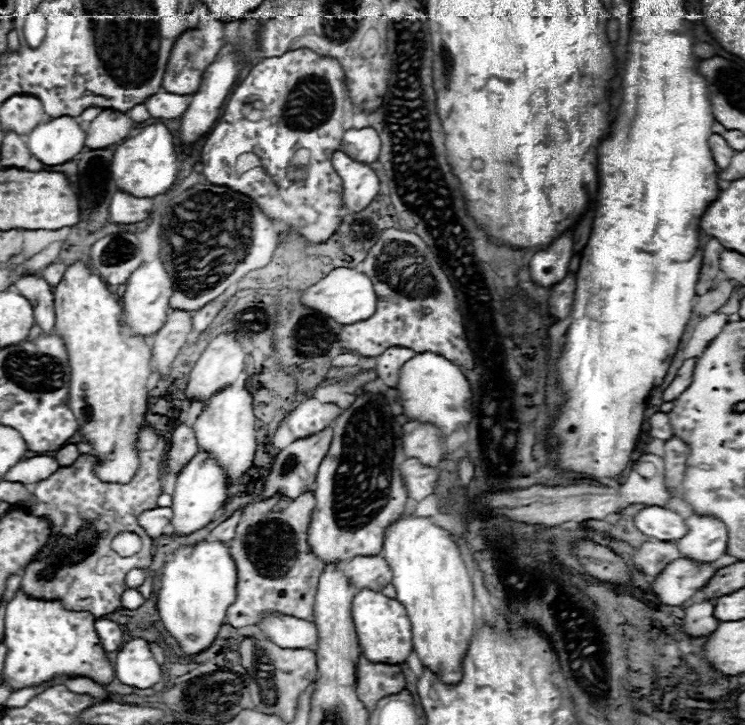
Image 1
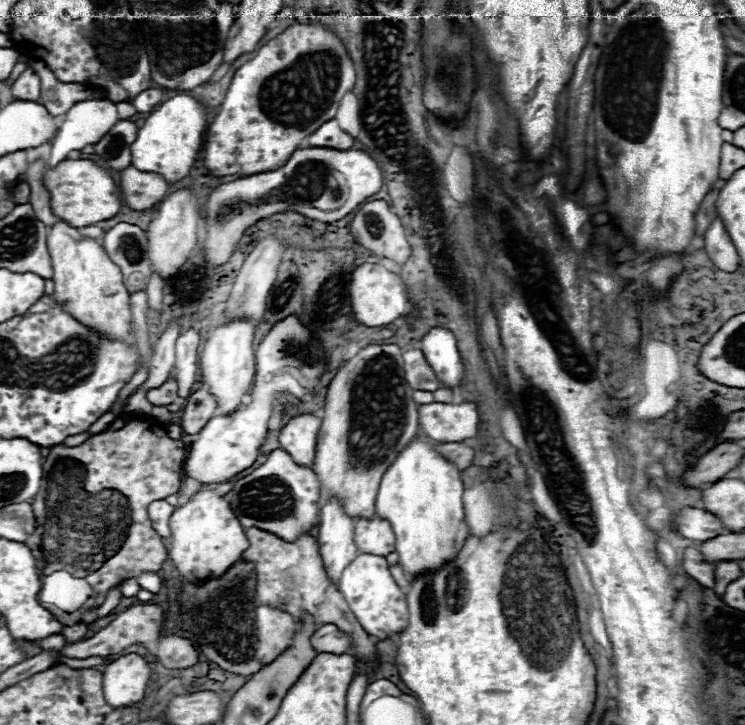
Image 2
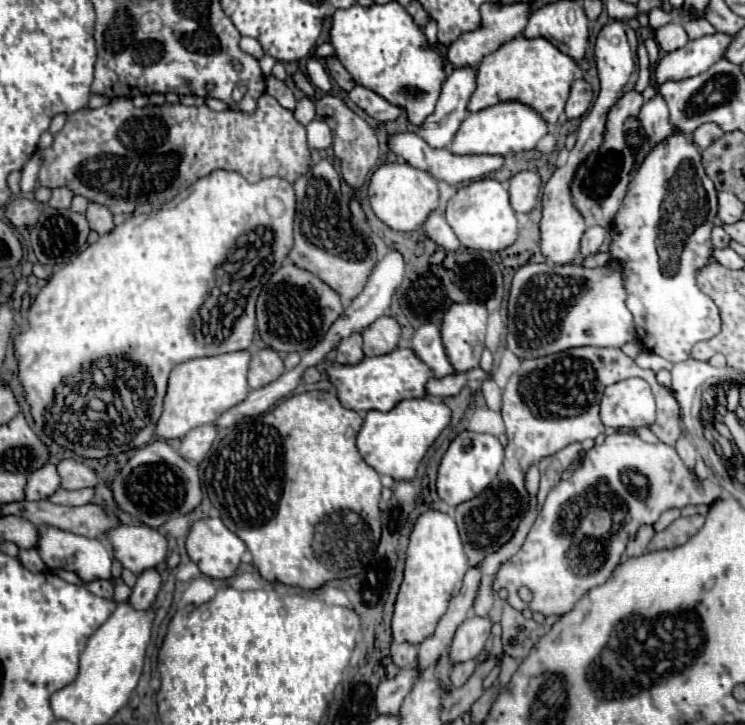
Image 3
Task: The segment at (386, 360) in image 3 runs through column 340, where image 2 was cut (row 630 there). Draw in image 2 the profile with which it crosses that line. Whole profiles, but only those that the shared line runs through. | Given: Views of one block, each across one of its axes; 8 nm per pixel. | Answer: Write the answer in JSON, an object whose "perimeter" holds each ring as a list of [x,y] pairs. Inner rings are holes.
{"perimeter":[[[358,554],[358,558],[352,560],[352,564],[342,572],[340,586],[344,600],[348,602],[352,614],[360,622],[360,626],[378,640],[390,638],[394,634],[400,634],[408,624],[408,606],[406,606],[406,594],[398,588],[394,582],[388,562],[384,556],[374,554]]]}

